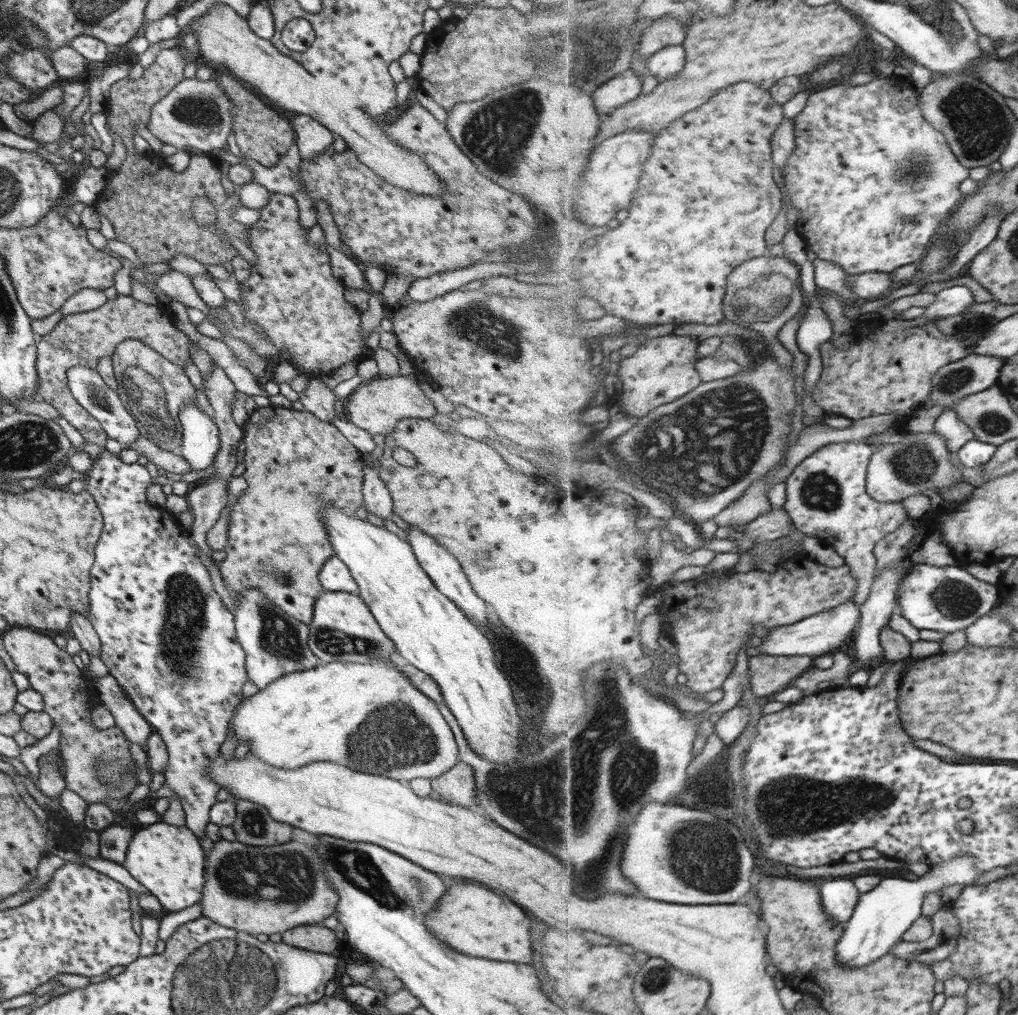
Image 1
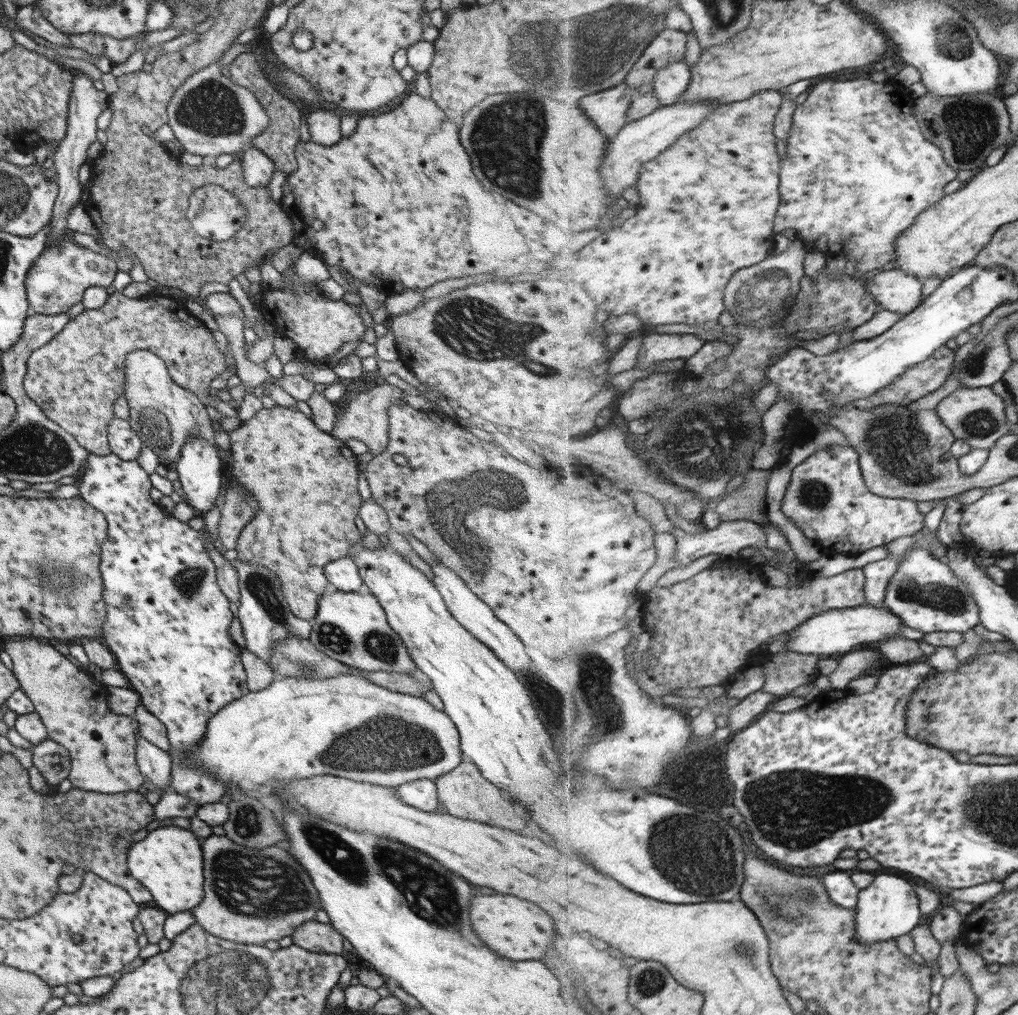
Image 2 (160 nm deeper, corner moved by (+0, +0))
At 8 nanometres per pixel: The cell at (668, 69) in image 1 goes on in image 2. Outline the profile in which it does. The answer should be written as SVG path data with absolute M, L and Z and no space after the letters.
M684 60L675 62L657 74L654 93L664 106L670 106L681 100L681 95L688 92L692 81L693 67L690 67L690 64Z

